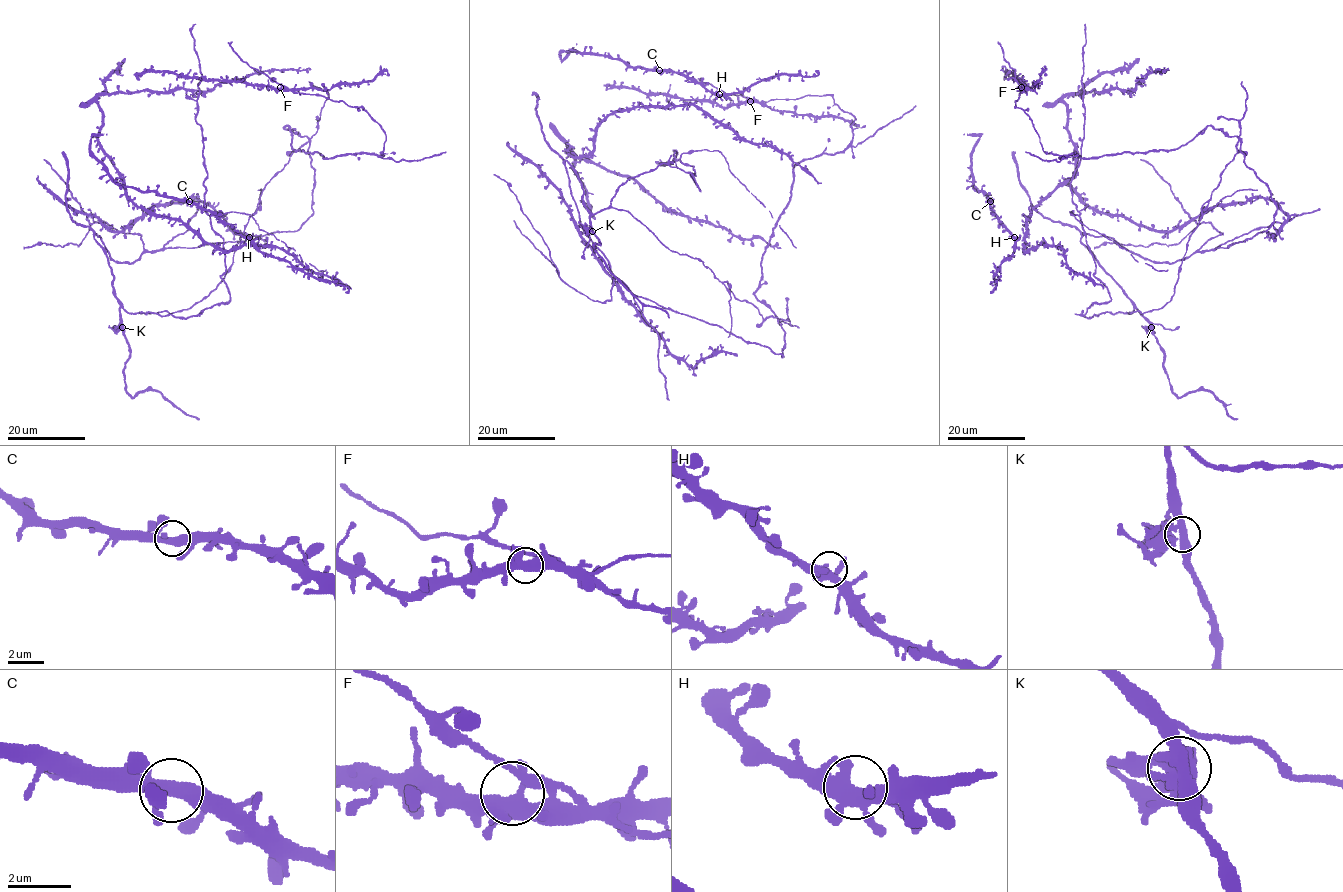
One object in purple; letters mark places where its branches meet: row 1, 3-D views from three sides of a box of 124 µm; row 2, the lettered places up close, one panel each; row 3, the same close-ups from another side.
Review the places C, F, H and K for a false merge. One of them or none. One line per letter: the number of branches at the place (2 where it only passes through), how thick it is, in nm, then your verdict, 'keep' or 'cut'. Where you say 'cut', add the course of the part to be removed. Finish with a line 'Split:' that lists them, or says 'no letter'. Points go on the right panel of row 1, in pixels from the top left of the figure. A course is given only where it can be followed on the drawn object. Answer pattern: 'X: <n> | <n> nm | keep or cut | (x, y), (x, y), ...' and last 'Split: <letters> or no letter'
C: 4 | 380 nm | keep
F: 4 | 420 nm | keep
H: 4 | 440 nm | keep
K: 4 | 360 nm | cut
Split: K

